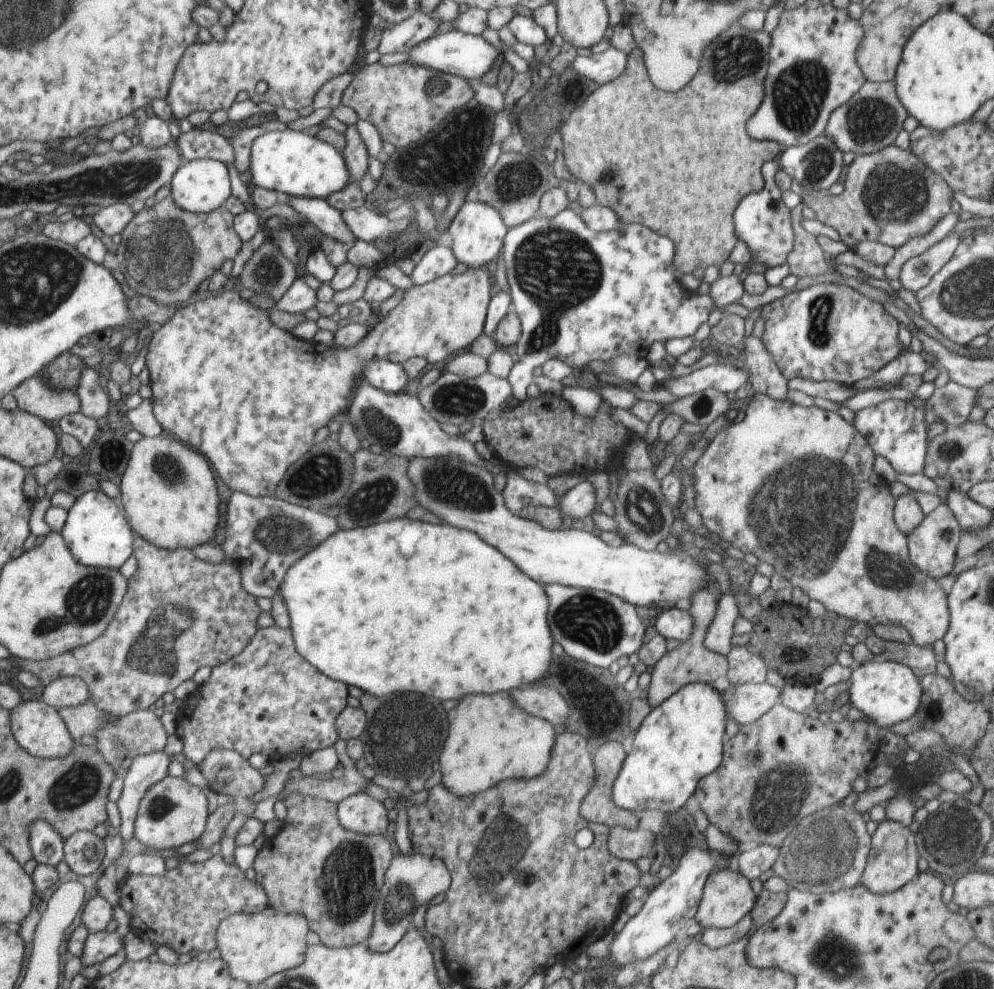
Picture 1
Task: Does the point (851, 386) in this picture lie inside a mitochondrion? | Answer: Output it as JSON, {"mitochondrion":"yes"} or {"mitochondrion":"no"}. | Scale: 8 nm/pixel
{"mitochondrion":"no"}

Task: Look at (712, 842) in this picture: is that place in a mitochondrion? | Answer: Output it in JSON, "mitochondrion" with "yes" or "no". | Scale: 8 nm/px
{"mitochondrion":"no"}

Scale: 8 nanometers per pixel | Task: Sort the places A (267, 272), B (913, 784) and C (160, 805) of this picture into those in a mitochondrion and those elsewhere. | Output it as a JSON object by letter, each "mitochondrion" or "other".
{"A":"mitochondrion","B":"other","C":"mitochondrion"}

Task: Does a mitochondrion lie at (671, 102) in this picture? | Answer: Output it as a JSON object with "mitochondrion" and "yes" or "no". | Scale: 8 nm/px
{"mitochondrion":"no"}

